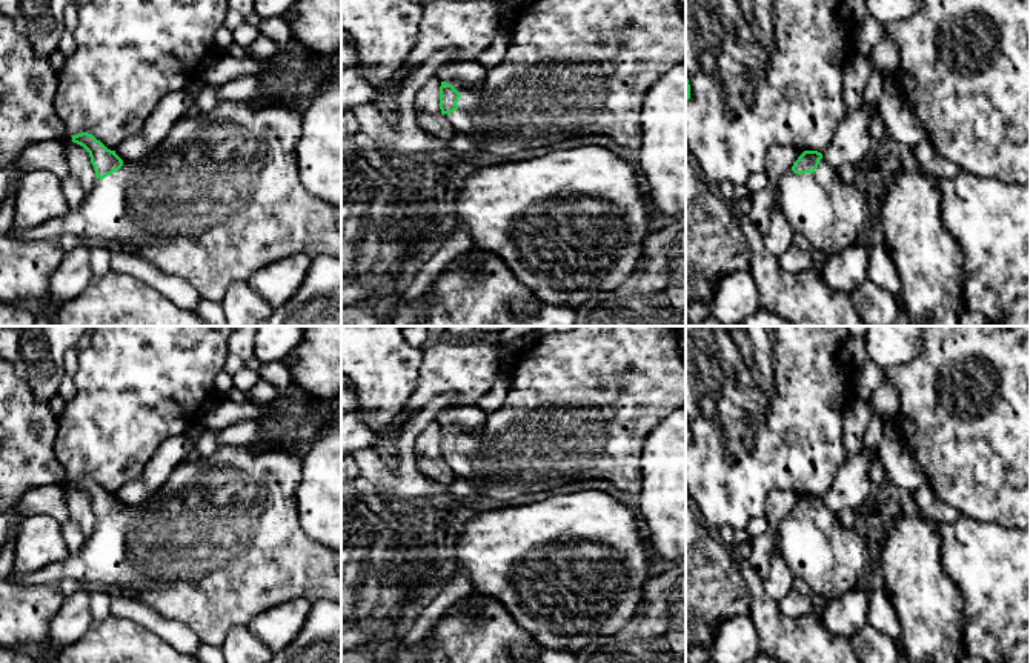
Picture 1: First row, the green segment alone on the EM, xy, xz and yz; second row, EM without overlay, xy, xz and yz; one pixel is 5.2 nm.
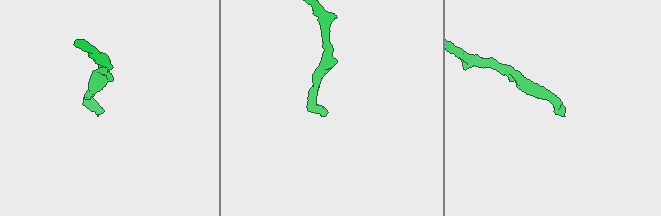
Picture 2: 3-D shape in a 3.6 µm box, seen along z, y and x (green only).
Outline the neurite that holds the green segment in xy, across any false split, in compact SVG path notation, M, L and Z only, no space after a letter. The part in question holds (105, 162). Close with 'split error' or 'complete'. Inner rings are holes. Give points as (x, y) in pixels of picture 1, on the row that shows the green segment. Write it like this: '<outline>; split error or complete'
M246 102L220 105L212 112L203 114L200 117L181 117L171 128L166 138L157 148L154 148L145 160L140 162L121 160L115 154L115 151L108 149L92 134L81 132L77 135L71 135L74 143L83 146L89 152L91 163L95 171L95 183L92 189L85 195L80 208L75 212L68 212L58 220L49 220L42 226L28 231L18 231L15 228L11 228L8 234L22 242L46 240L57 232L81 235L86 238L118 240L125 245L125 248L128 243L134 243L135 251L148 262L151 262L155 268L183 282L191 283L201 298L221 303L231 283L246 280L257 269L283 257L289 257L294 254L306 254L312 258L326 254L341 258L341 220L338 217L338 209L329 205L327 202L312 195L300 180L297 146L301 137L301 125L301 112L287 106L264 106L261 103L251 105Z; split error

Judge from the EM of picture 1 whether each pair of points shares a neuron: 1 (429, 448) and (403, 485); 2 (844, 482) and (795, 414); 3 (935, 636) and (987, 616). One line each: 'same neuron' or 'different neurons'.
1: different neurons
2: different neurons
3: different neurons

